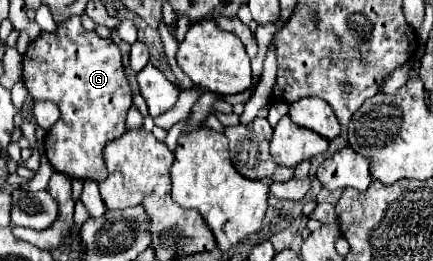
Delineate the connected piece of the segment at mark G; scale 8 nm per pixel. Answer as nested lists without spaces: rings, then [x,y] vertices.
[[[71,17],[67,25],[59,25],[57,33],[43,33],[35,39],[27,53],[23,55],[23,83],[35,101],[51,101],[59,107],[59,121],[45,135],[45,155],[55,171],[69,175],[73,179],[103,181],[107,177],[107,167],[103,161],[103,149],[109,141],[119,139],[125,133],[127,109],[133,103],[131,87],[125,79],[121,51],[111,39],[101,39],[95,31],[85,31],[79,17]]]

